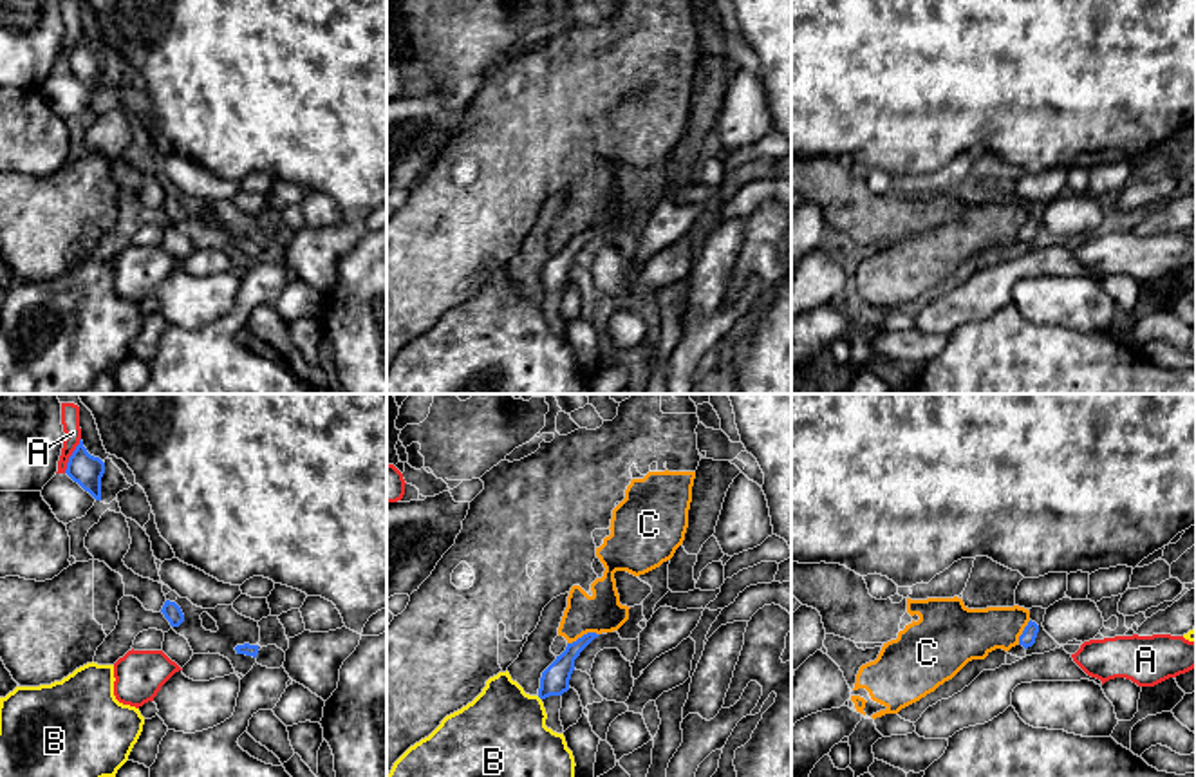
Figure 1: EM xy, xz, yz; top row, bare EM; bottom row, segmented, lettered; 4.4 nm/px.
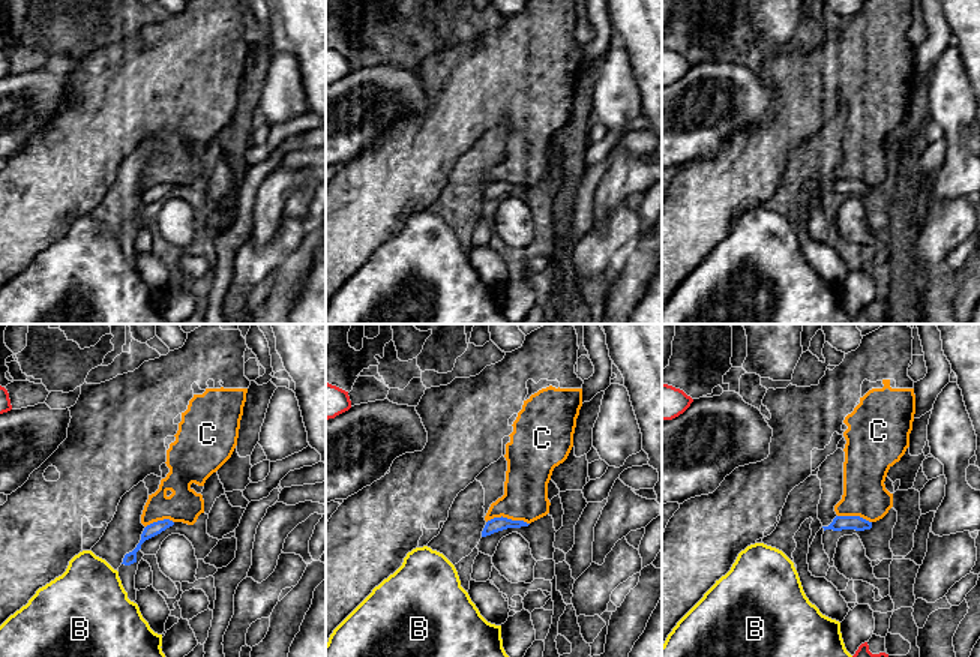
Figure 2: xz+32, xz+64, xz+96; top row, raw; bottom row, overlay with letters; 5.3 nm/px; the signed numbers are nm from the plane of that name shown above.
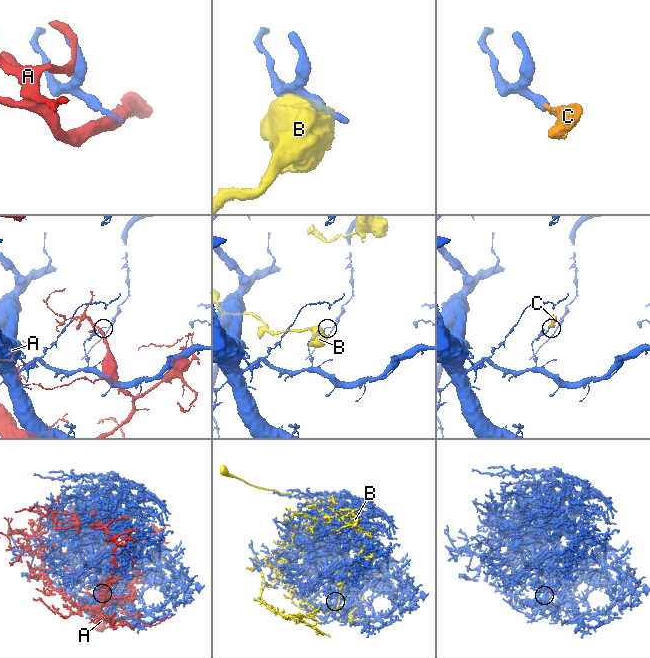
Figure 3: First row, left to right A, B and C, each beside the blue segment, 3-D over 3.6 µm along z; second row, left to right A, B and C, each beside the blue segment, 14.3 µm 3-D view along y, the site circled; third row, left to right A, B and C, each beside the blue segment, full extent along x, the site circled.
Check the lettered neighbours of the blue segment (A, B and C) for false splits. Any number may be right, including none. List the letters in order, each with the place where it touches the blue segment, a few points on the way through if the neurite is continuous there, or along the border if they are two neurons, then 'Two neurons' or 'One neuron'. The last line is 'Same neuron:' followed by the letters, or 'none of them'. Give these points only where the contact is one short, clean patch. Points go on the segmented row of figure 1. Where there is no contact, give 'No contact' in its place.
A: Touches blue at xy (71, 456). Two neurons
B: No contact. Two neurons
C: Touches blue at xz (584, 635). Boundary: xz (598, 633), (584, 633), (568, 644). Two neurons
Same neuron: none of them

